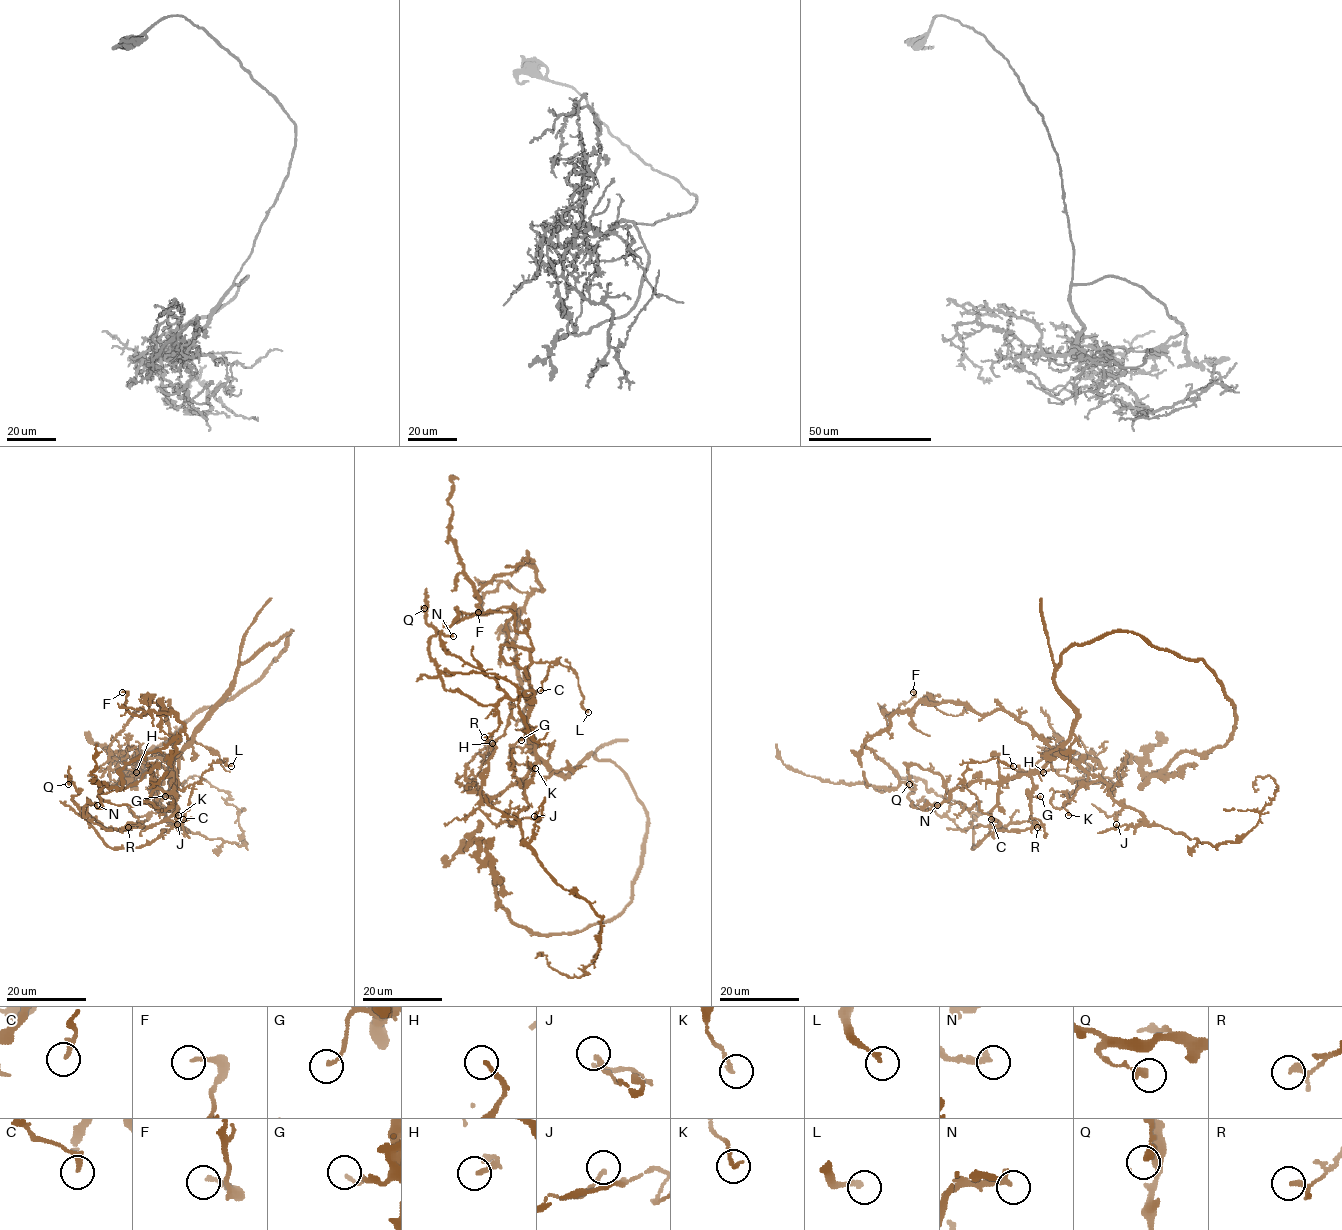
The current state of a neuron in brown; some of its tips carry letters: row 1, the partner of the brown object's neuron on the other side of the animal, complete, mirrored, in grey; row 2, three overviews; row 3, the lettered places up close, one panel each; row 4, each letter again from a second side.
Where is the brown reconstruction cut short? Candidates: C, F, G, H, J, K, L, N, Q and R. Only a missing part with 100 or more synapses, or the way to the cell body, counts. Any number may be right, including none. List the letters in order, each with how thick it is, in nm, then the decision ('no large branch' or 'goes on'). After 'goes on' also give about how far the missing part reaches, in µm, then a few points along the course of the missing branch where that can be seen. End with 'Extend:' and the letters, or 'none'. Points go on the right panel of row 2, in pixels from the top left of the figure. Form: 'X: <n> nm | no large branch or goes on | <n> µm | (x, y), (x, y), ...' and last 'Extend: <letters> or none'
C: 240 nm | no large branch
F: 170 nm | no large branch
G: 140 nm | no large branch
H: 190 nm | no large branch
J: 150 nm | no large branch
K: 170 nm | no large branch
L: 200 nm | no large branch
N: 280 nm | no large branch
Q: 280 nm | no large branch
R: 170 nm | no large branch
Extend: none

